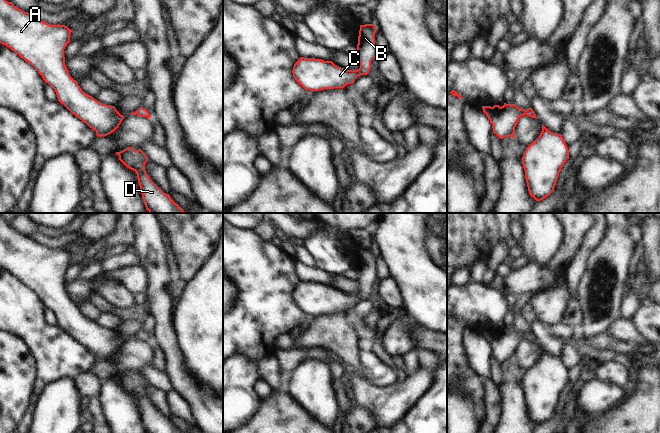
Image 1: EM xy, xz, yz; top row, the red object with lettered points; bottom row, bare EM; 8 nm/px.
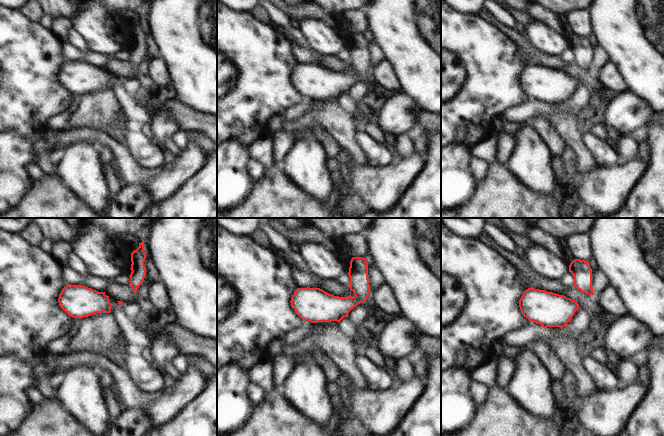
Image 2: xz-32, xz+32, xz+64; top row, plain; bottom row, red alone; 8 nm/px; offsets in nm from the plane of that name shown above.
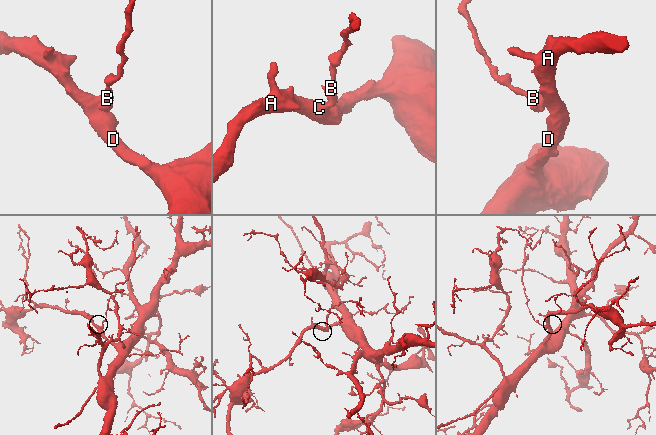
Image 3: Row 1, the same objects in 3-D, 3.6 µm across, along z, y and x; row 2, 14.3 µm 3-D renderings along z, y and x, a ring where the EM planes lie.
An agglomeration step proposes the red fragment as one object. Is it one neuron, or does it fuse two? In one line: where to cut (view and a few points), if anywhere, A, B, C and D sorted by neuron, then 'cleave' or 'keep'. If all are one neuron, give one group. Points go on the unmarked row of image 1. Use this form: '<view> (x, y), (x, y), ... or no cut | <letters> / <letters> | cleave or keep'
no cut | A B C D | keep

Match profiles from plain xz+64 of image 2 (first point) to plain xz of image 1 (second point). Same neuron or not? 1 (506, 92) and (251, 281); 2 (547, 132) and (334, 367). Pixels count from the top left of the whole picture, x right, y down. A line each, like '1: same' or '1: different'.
1: same
2: same

